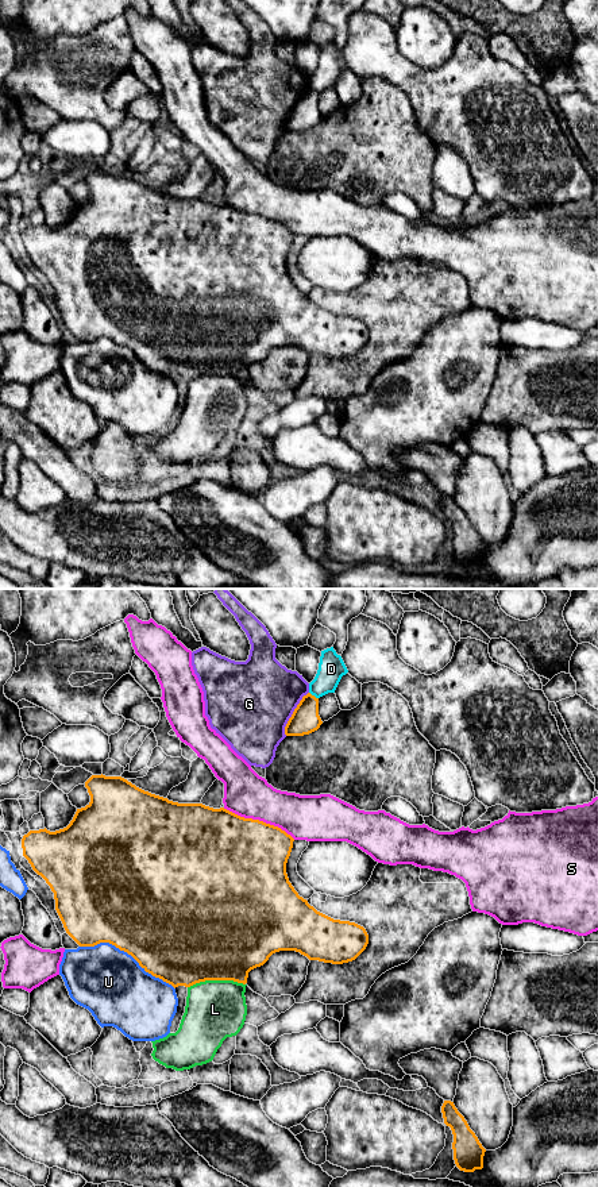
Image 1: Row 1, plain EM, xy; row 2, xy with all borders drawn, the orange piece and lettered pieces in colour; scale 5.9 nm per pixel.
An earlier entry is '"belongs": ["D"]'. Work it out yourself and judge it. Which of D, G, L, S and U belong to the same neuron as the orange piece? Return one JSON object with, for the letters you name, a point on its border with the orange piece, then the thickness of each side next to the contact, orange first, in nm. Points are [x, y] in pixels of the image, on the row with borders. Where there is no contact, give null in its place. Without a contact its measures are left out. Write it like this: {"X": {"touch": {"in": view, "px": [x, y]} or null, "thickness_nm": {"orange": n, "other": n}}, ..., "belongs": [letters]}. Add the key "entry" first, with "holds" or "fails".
{"entry": "fails", "belongs": []}

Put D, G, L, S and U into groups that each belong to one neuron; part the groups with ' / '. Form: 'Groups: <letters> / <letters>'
Groups: D / G / L / S / U

